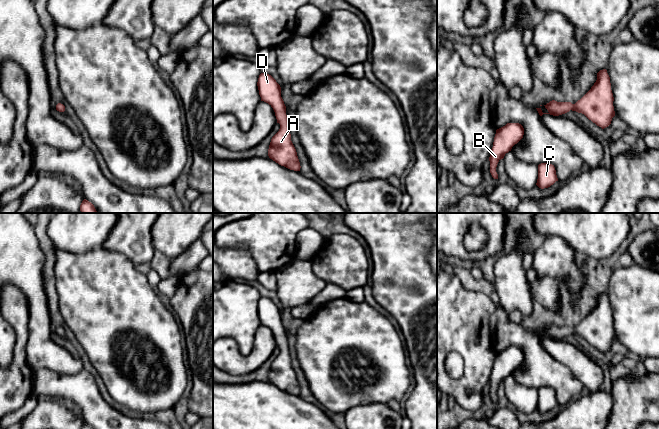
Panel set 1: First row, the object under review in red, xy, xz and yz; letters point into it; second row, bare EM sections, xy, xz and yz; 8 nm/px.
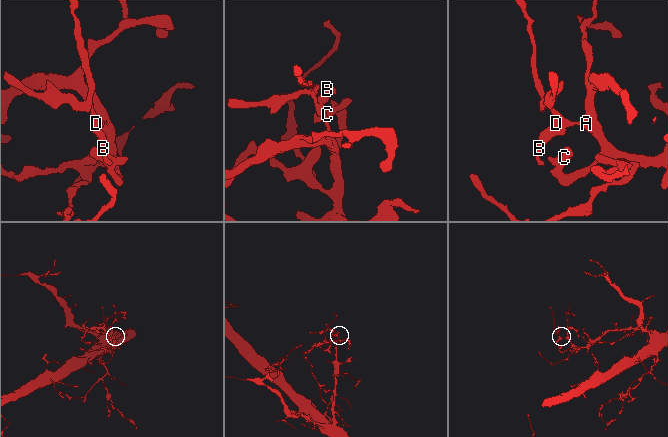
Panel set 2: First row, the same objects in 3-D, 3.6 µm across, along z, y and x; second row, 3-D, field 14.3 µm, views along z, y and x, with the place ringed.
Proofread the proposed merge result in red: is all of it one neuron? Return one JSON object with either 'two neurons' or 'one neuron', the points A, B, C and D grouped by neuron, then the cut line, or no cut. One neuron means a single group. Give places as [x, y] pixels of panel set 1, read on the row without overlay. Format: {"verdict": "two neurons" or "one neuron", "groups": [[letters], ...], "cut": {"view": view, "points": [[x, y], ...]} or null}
{"verdict": "one neuron", "groups": [["A", "B", "C", "D"]], "cut": null}

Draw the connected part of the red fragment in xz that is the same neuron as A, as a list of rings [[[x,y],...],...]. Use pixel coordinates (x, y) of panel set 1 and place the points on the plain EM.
[[[261,297],[257,310],[261,325],[268,327],[273,332],[277,347],[280,348],[279,355],[272,361],[269,369],[269,382],[290,394],[300,395],[301,390],[291,365],[286,330],[281,321],[280,309],[271,299]]]

